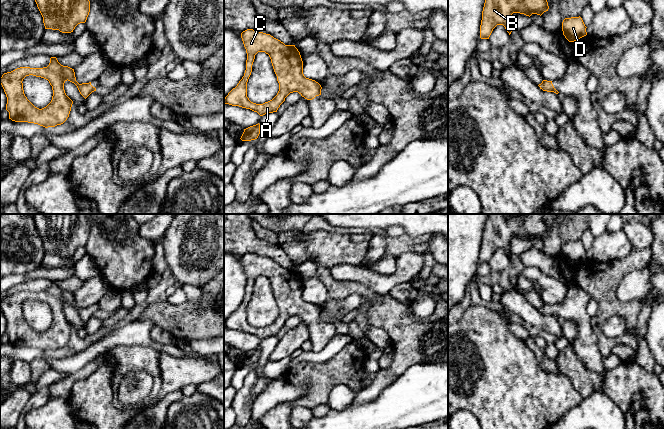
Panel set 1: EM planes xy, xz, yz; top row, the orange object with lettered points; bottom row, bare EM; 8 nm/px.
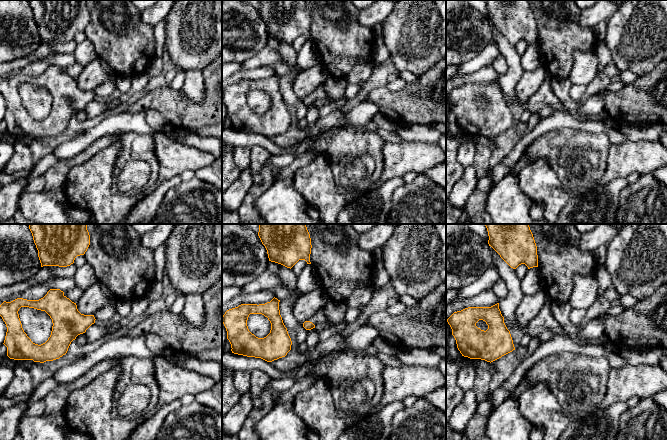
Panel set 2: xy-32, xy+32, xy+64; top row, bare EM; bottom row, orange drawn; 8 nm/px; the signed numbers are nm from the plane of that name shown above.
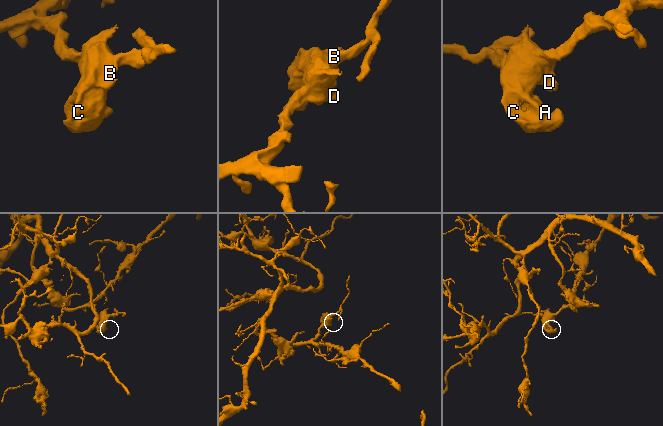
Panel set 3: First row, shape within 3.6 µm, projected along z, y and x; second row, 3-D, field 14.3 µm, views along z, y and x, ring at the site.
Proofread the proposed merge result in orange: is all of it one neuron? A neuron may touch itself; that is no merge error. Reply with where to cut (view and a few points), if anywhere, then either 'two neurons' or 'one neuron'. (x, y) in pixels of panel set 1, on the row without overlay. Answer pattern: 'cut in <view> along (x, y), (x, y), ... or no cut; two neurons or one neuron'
no cut; one neuron

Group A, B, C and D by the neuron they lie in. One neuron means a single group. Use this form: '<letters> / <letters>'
A B C D

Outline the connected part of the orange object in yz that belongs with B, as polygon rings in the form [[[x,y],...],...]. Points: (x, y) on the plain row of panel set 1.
[[[488,214],[482,235],[480,262],[489,263],[497,249],[503,249],[510,259],[513,237],[541,240],[548,233],[544,214]]]

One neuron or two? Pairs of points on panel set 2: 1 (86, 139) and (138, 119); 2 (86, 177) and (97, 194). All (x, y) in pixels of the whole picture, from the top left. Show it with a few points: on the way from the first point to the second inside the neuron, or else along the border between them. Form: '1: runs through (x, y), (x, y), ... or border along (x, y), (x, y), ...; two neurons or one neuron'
1: runs through (99, 131), (110, 124), (125, 122); one neuron
2: runs through (89, 181), (89, 186), (93, 190); one neuron

